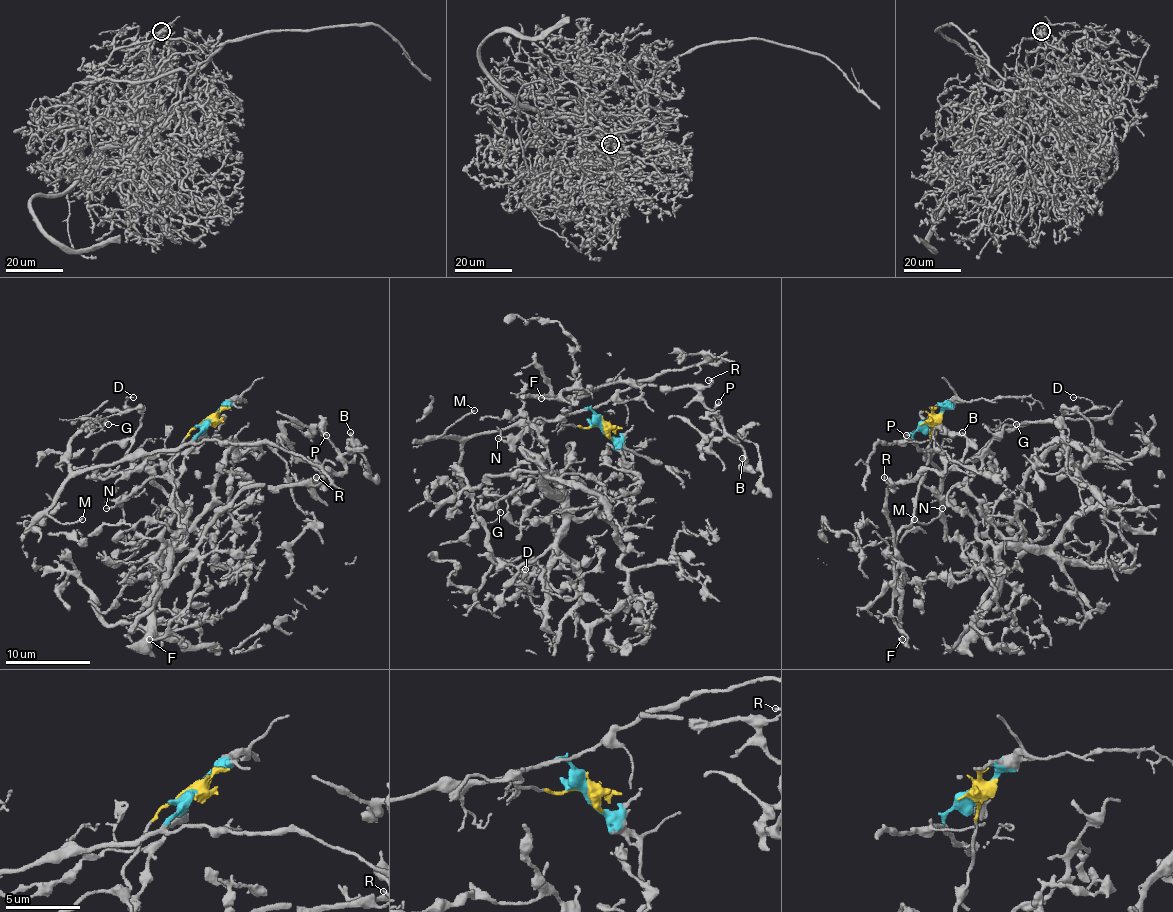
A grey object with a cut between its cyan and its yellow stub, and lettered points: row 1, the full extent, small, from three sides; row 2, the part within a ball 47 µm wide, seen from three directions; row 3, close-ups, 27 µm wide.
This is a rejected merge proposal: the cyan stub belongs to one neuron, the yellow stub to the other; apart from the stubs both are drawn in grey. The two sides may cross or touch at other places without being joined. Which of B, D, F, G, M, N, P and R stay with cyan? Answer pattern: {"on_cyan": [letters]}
{"on_cyan": ["D", "G", "M"]}

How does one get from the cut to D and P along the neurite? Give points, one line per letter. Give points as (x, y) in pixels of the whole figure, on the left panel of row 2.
D: (210, 421), (174, 449), (74, 472), (68, 442), (104, 417), (121, 415), (127, 396), (134, 398)
P: (210, 421), (170, 463), (187, 548), (242, 491), (344, 472), (346, 459), (327, 436)

